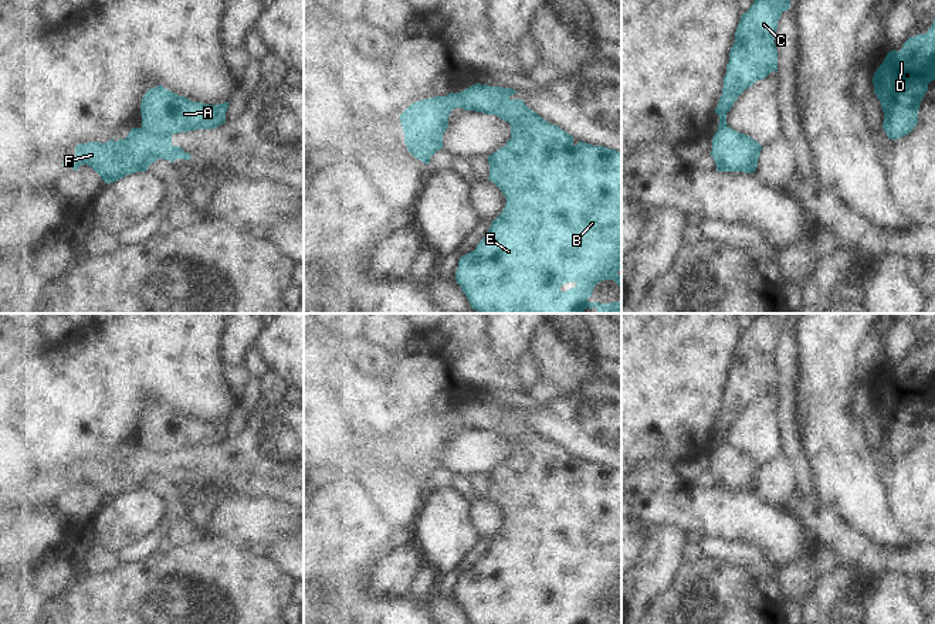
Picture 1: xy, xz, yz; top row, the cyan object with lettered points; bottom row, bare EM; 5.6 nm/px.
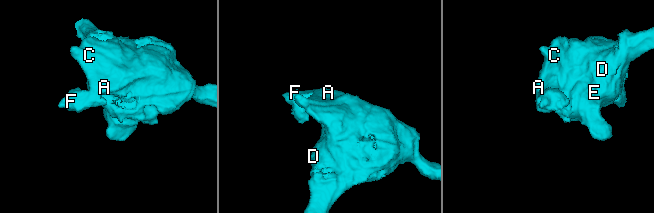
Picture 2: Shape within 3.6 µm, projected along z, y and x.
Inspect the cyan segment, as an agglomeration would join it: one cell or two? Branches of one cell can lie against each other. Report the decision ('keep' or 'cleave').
cleave

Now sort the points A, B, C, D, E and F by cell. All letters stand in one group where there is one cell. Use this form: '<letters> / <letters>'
A B C D E / F

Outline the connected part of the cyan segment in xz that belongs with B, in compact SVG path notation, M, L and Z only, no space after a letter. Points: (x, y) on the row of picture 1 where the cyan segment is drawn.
M475 84L461 91L461 95L472 111L497 115L508 122L511 125L511 139L504 147L488 156L488 180L502 191L507 204L502 213L491 223L489 230L475 250L460 258L455 281L465 294L471 308L480 313L583 313L586 308L596 308L596 313L621 313L621 302L599 303L587 301L587 298L592 296L594 285L604 279L613 279L619 286L621 285L621 277L617 274L621 271L621 152L604 146L593 146L582 140L575 146L572 135L566 133L559 126L546 122L531 111L522 99L511 99L509 96L515 92L518 91L512 88L481 84Z

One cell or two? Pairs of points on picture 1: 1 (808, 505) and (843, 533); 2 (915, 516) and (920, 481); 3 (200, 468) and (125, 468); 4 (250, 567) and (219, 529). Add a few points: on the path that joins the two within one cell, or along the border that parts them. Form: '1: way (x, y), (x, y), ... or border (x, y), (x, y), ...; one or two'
1: way (815, 514), (834, 531); one
2: way (920, 508), (920, 489); one
3: way (182, 465), (144, 465); one
4: border (202, 538), (226, 539), (246, 549); two

